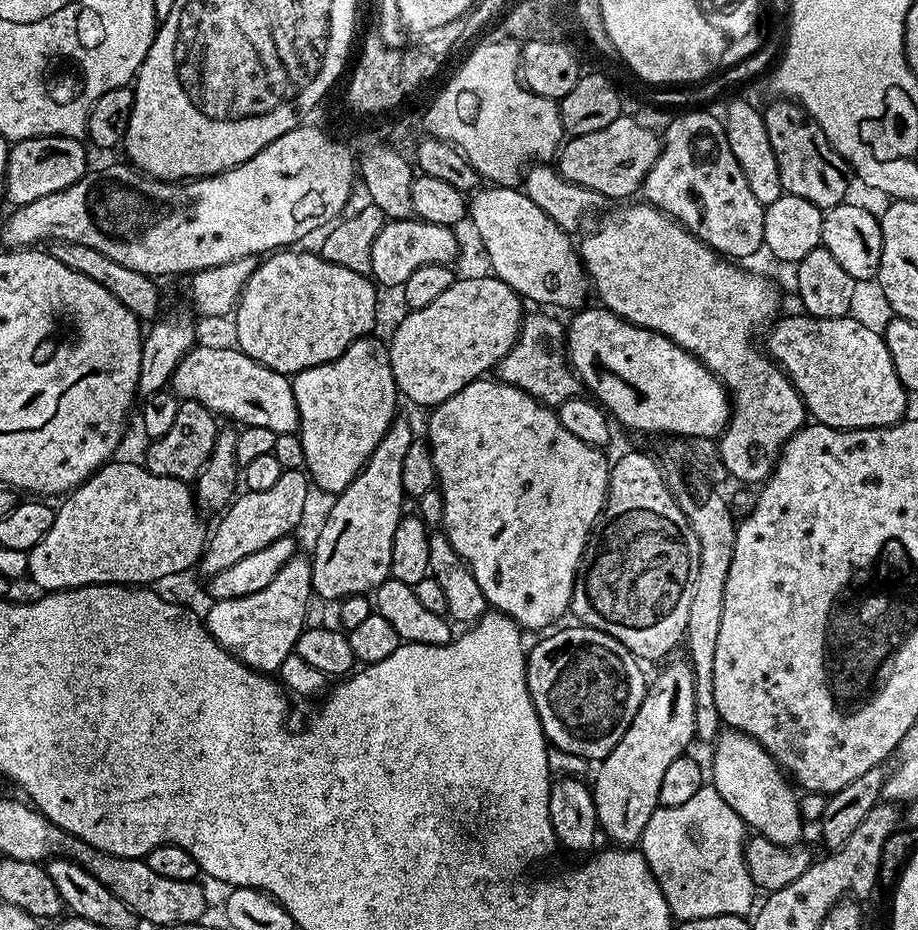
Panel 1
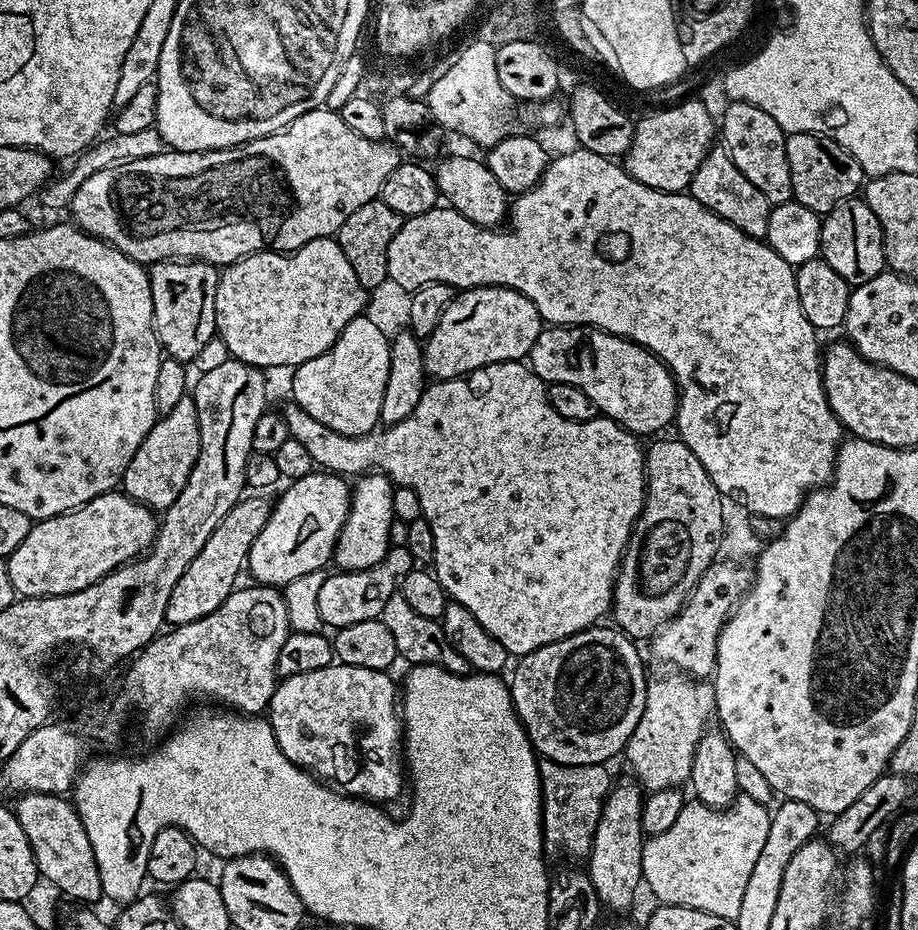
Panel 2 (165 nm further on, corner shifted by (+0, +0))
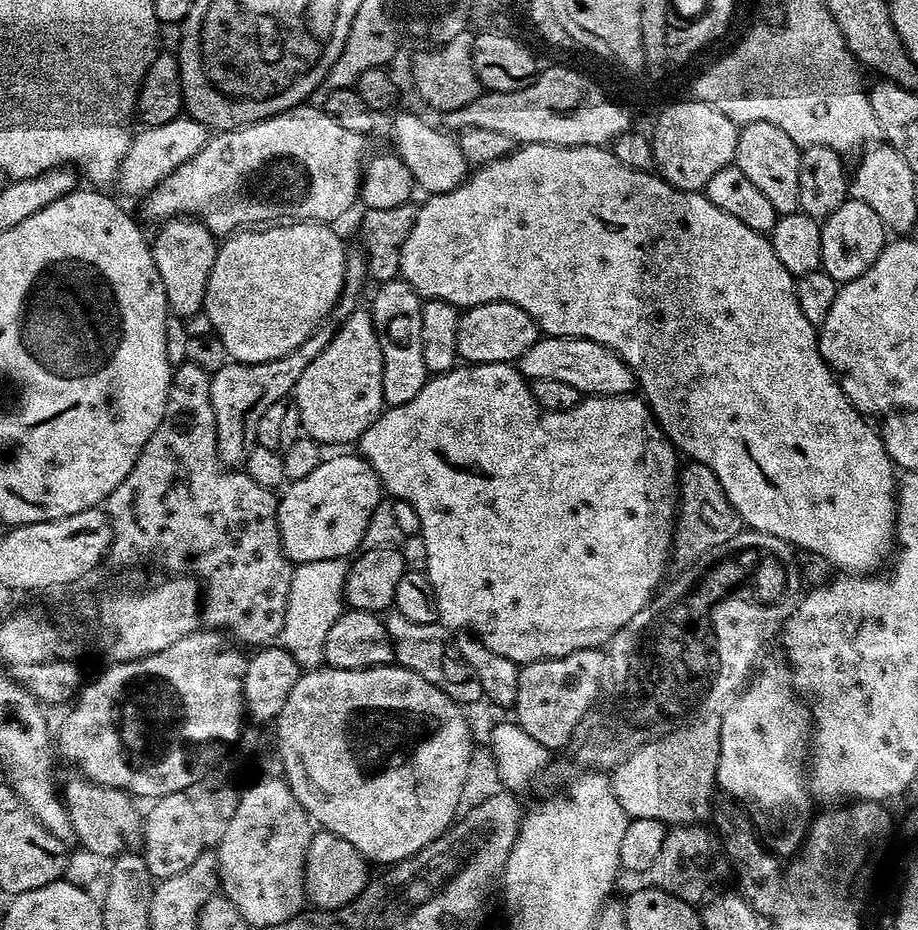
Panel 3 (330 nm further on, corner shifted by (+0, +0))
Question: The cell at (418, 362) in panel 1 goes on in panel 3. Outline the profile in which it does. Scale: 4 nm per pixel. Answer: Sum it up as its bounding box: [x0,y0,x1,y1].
[456,300,538,364]

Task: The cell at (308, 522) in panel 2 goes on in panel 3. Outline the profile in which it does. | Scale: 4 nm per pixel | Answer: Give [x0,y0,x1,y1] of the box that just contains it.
[276,454,382,565]

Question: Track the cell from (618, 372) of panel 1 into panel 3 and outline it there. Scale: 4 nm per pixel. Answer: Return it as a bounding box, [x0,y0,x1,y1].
[520,336,633,396]

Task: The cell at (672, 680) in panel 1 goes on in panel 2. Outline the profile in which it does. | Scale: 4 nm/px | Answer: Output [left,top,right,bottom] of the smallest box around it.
[586,783,645,912]

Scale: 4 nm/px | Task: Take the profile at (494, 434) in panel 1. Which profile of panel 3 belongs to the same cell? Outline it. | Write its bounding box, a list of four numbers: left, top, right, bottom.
[358,363,678,665]

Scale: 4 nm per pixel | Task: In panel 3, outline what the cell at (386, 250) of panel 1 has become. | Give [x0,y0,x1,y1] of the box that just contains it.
[400,144,898,574]

